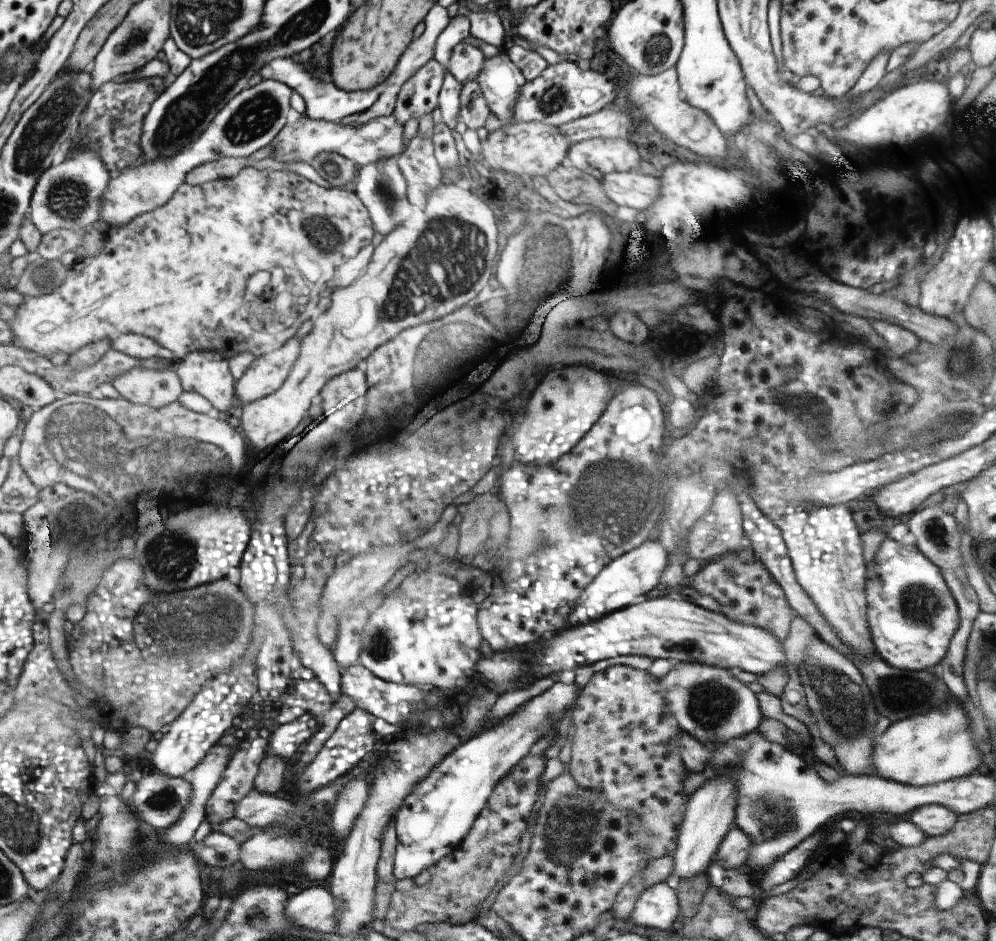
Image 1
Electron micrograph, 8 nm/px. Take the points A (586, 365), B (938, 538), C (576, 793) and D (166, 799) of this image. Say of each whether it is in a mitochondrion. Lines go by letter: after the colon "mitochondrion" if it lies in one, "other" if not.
A: other
B: mitochondrion
C: mitochondrion
D: other

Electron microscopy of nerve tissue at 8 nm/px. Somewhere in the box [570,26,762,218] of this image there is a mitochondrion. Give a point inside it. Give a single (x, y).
(654, 52)

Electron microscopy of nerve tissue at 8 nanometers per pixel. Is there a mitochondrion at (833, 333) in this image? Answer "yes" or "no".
no

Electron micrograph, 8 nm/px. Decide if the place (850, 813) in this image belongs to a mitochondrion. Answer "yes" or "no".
no

